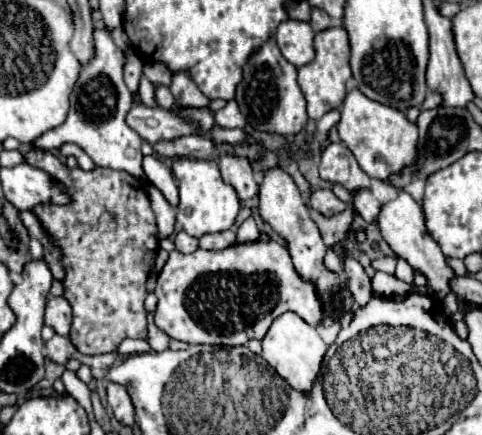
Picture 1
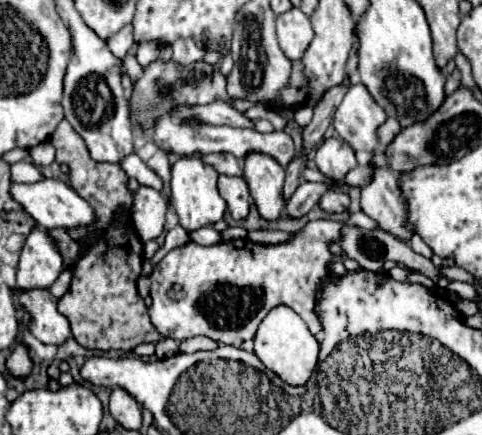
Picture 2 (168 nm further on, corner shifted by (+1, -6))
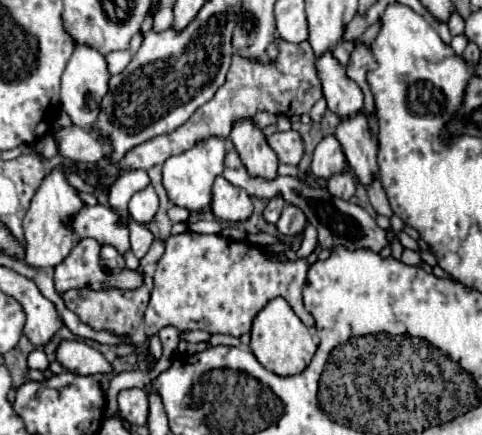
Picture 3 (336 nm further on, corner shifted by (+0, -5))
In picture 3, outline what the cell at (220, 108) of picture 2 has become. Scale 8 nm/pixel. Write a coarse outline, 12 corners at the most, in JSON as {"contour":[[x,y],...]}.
{"contour":[[258,111],[252,117],[258,129],[276,123],[276,115]]}

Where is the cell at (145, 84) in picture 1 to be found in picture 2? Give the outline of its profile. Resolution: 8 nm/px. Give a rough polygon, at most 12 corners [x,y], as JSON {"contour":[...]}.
{"contour":[[159,40],[141,42],[137,48],[137,60],[147,66],[159,58]]}

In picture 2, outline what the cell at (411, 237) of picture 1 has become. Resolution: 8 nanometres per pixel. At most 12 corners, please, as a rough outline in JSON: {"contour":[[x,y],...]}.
{"contour":[[379,148],[361,210],[381,230],[407,242],[413,228],[399,178]]}

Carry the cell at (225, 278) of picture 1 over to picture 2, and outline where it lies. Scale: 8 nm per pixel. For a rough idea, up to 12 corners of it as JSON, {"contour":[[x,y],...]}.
{"contour":[[343,224],[289,242],[173,248],[151,274],[161,336],[241,346],[271,308],[317,336]]}

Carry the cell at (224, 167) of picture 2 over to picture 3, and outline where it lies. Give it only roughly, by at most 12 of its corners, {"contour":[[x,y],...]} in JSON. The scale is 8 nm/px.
{"contour":[[236,151],[226,153],[230,183],[254,197],[284,195],[316,227],[320,247],[390,245],[358,205],[296,177],[252,179]]}

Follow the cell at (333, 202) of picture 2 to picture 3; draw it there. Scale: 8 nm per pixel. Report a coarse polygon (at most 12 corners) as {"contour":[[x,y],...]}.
{"contour":[[342,173],[328,179],[328,193],[348,201],[354,191],[354,175]]}

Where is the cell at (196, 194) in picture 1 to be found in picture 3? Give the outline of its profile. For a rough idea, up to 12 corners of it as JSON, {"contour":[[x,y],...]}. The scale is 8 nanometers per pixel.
{"contour":[[210,137],[166,159],[170,201],[194,213],[210,207],[224,169],[224,139]]}

